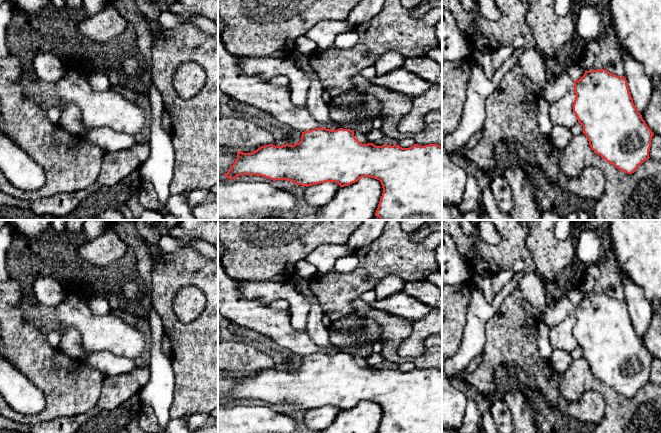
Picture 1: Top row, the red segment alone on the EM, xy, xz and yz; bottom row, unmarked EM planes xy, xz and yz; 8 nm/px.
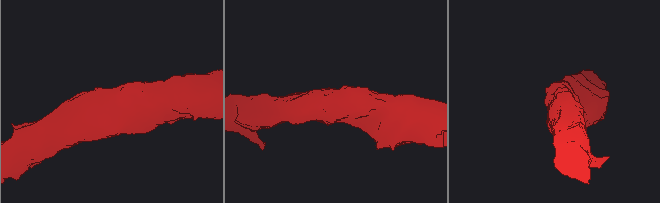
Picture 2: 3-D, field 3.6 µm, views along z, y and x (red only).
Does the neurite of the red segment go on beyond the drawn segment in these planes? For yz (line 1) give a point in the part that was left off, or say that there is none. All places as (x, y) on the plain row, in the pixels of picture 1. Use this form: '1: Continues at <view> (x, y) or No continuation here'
1: Continues at yz (552, 315)

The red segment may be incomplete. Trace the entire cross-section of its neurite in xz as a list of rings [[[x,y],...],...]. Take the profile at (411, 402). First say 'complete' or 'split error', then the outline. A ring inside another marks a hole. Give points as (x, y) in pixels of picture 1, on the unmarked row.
split error | [[[300,277],[298,291],[310,302],[307,331],[320,351],[302,356],[301,365],[293,369],[269,368],[252,377],[237,376],[237,383],[224,398],[227,402],[256,399],[273,405],[292,405],[306,411],[325,406],[335,406],[344,411],[362,401],[371,401],[379,404],[383,412],[377,433],[442,433],[442,370],[414,368],[409,372],[402,372],[399,368],[362,368],[355,362],[353,354],[326,353],[325,350],[331,345],[329,332],[322,322],[324,312],[312,293],[310,279]]]

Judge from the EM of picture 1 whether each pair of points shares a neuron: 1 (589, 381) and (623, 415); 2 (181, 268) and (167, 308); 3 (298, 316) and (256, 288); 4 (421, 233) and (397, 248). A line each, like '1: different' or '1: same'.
1: same
2: same
3: same
4: different

